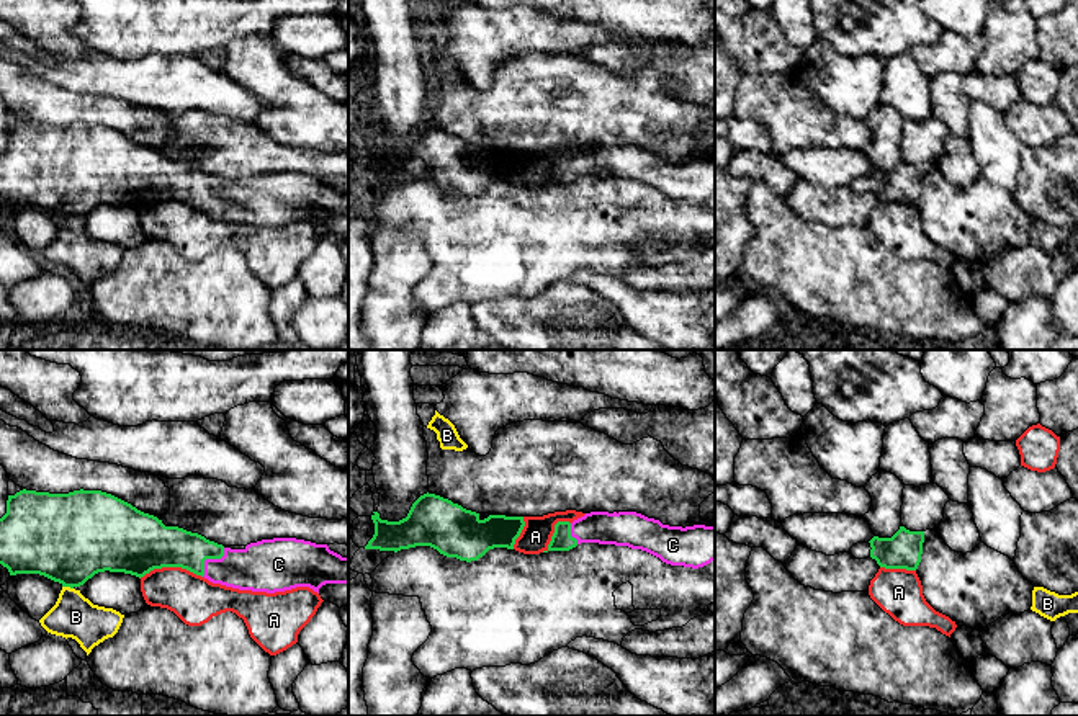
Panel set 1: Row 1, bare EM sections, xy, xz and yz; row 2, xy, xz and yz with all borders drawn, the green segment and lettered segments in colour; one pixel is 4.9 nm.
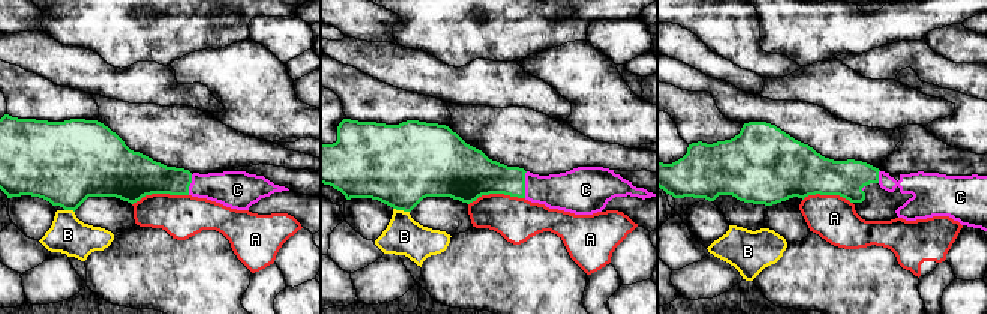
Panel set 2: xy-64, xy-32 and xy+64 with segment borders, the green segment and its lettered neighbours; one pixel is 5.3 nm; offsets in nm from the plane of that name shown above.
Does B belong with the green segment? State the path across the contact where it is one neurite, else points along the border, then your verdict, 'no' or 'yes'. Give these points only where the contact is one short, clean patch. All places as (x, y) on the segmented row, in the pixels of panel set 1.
along xy (62, 586), (72, 589) | no

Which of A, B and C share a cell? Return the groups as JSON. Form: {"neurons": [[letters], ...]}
{"neurons": [["A"], ["B"], ["C"]]}

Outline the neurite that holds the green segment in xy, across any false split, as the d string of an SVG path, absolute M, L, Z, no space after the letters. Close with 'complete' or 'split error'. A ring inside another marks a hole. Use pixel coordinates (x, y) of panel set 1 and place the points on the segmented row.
M23 489L15 495L8 495L7 513L0 518L0 564L8 569L10 575L39 574L70 588L83 585L95 574L105 571L124 572L141 579L162 567L182 567L213 584L267 593L296 587L309 587L319 593L319 588L326 584L348 584L348 557L330 551L327 544L296 538L273 538L250 543L244 549L231 549L198 533L165 526L157 517L144 513L111 494L83 489L69 494Z; split error

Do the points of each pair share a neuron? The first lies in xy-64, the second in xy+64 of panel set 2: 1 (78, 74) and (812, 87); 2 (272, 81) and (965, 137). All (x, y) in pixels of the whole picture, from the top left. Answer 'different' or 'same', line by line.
1: same
2: same

